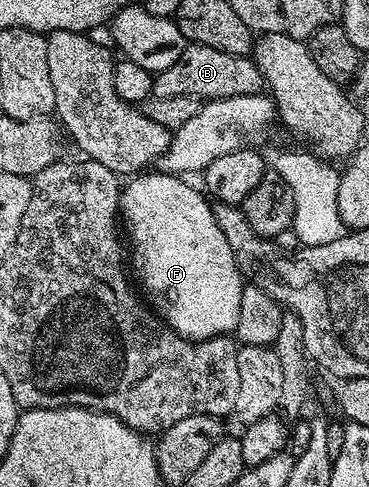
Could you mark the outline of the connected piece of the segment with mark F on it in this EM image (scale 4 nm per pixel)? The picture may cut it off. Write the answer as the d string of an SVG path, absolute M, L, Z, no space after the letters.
M142 172L131 177L127 181L130 183L127 186L125 183L120 190L120 218L125 233L126 230L130 233L130 242L134 245L134 266L138 269L143 288L150 293L149 305L170 329L193 342L203 342L205 338L221 334L233 335L240 320L244 279L232 256L232 248L228 248L228 240L224 240L224 232L220 232L220 226L216 224L214 206L199 187L198 191L196 187L189 186L185 177L150 173Z

